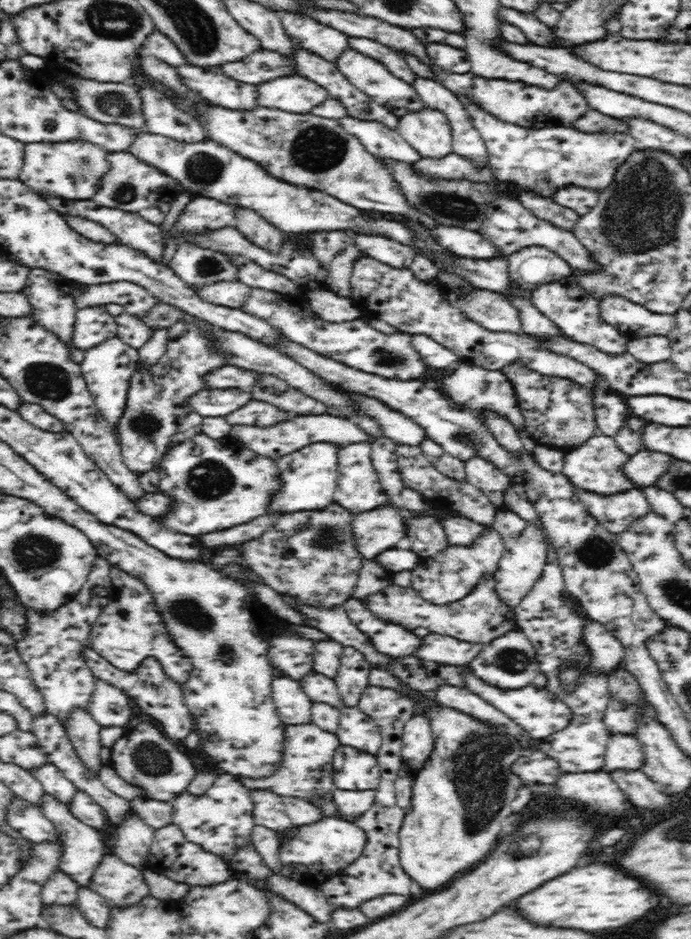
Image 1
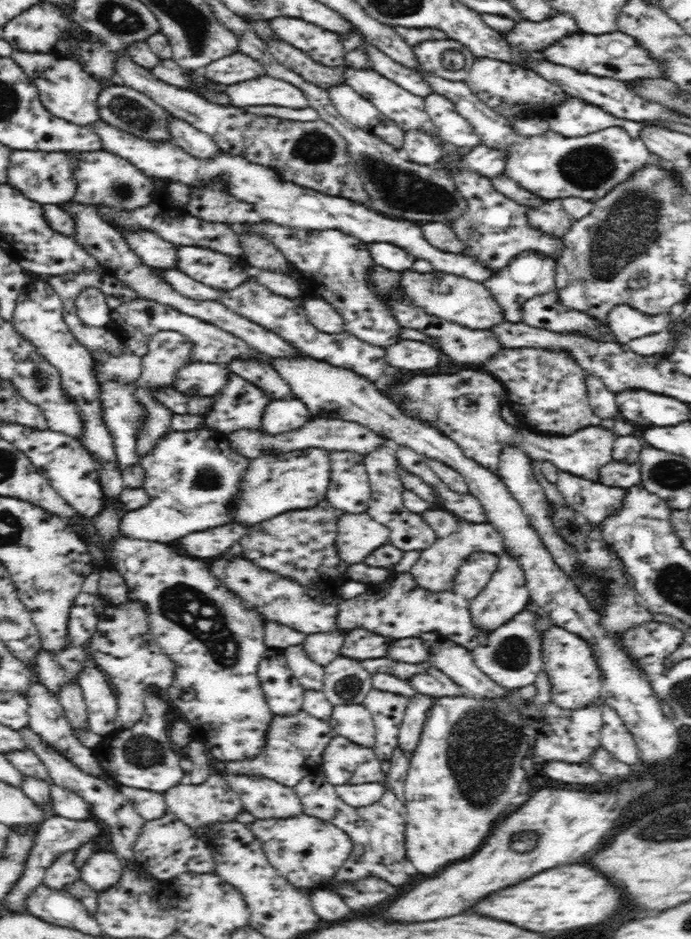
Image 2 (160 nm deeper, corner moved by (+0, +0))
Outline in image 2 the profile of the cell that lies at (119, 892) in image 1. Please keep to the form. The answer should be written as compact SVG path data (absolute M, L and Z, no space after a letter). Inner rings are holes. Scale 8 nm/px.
M92 852L79 865L79 871L81 872L81 879L90 888L94 888L95 891L100 892L106 890L110 884L114 884L120 880L123 865L114 852Z

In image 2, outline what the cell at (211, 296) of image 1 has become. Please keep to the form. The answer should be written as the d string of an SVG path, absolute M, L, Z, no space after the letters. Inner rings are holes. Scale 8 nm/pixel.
M176 268L159 269L159 274L164 282L176 289L176 292L192 300L221 302L222 295L225 295L224 290L216 290L211 286L206 286Z

